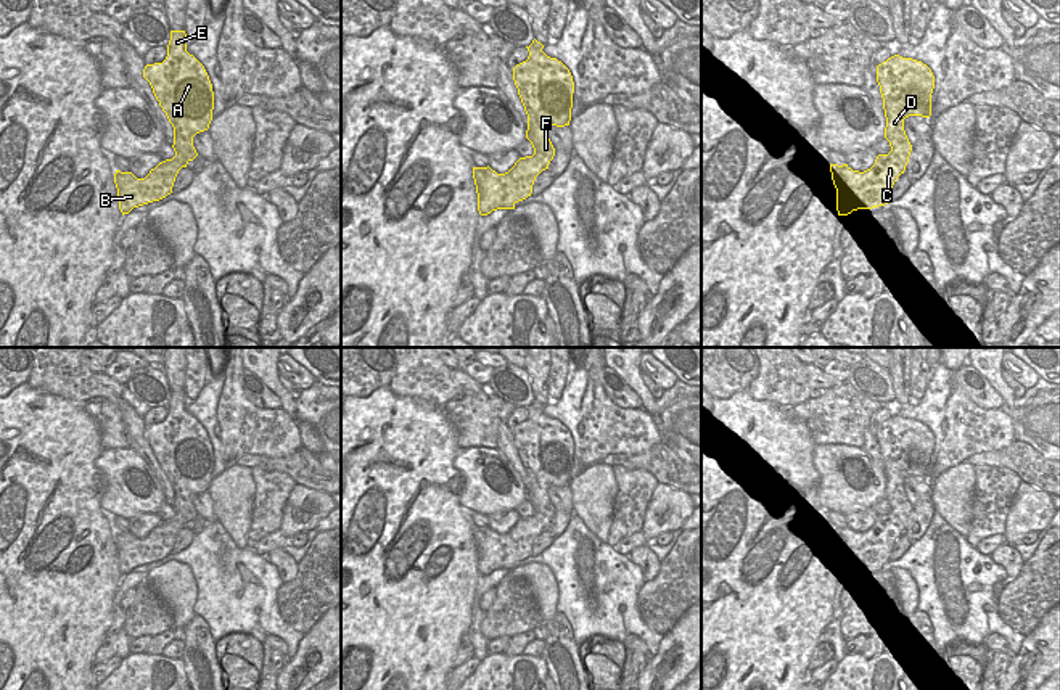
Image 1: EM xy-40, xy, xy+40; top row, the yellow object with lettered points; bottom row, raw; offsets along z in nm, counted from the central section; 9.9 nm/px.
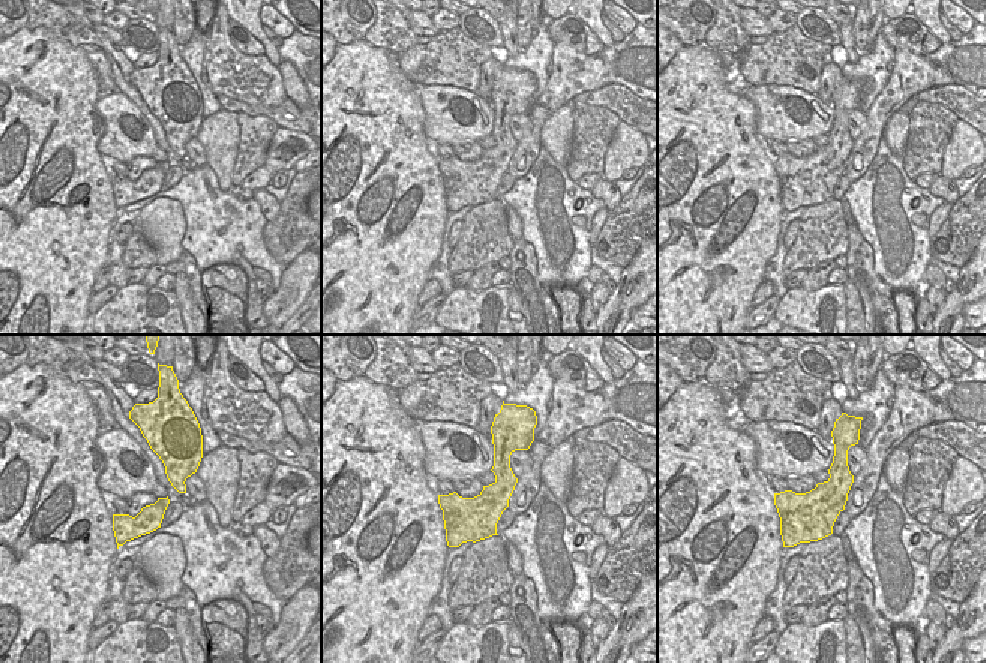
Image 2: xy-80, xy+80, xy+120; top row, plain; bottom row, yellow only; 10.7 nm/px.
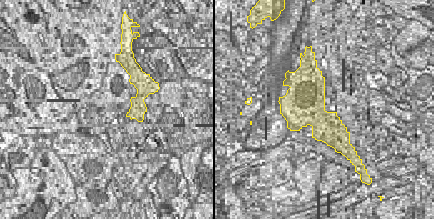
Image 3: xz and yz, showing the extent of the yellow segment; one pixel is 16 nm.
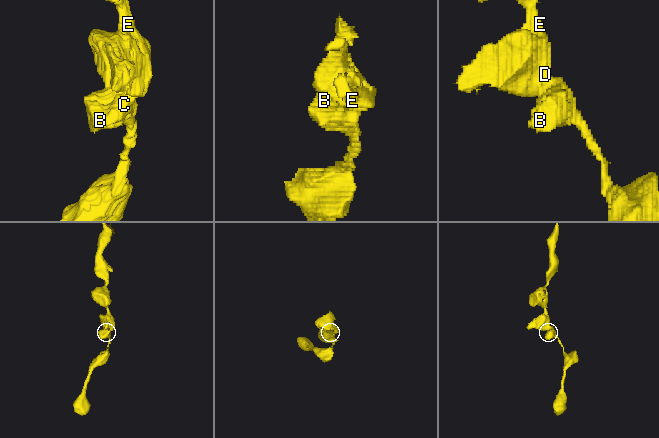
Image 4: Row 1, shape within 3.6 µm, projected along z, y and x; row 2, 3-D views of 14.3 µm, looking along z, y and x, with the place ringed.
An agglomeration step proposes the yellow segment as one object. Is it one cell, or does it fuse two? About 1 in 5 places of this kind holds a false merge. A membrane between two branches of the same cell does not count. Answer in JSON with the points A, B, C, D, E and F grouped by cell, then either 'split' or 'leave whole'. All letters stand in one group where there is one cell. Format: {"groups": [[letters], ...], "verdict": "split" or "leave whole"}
{"groups": [["A", "B", "C", "D", "E", "F"]], "verdict": "leave whole"}

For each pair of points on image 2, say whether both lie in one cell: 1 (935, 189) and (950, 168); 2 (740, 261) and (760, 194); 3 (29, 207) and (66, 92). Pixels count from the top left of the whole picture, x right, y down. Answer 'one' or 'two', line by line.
1: two
2: one
3: one

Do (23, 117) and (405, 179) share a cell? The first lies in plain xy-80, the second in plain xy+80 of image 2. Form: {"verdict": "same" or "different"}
{"verdict": "same"}

